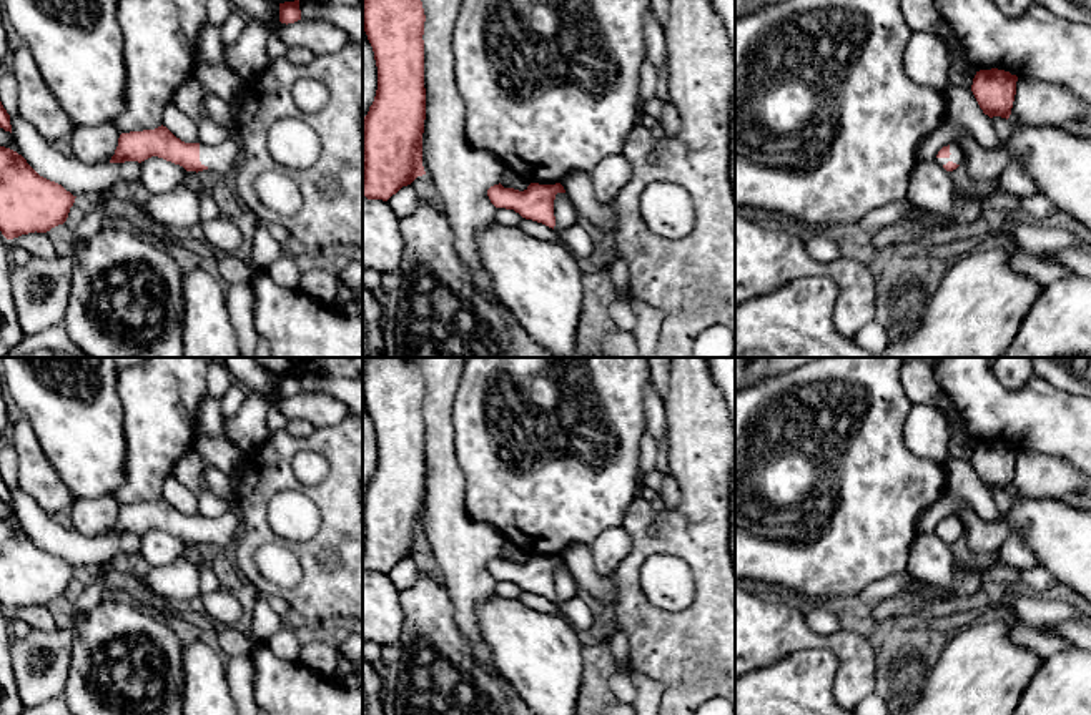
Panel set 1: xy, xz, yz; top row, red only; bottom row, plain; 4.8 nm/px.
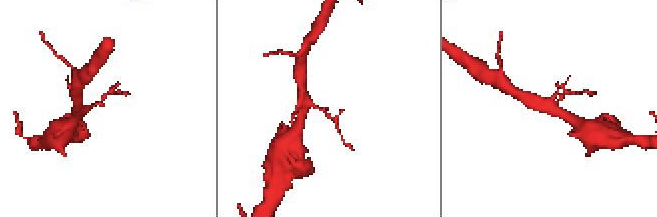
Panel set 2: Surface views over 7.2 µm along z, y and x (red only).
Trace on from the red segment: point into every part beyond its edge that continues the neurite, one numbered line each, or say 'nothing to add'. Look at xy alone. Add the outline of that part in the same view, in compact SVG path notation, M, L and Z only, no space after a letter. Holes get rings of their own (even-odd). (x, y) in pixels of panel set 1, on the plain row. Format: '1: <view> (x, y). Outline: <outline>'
1: xy (227, 527). Outline: M239 509L228 510L216 519L200 517L200 534L208 540L225 544L234 540L239 535L239 532L241 532Z

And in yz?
1: yz (957, 529). Outline: M956 515L950 517L950 529L948 530L936 530L936 534L943 539L946 537L948 534L953 534L956 537L961 537L963 535L963 525L960 522L960 519Z

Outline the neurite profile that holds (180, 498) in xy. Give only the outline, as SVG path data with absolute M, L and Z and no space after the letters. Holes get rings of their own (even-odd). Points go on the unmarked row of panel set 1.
M170 474L161 486L161 497L166 499L176 510L185 515L198 515L200 497L190 489L183 487L173 474Z

